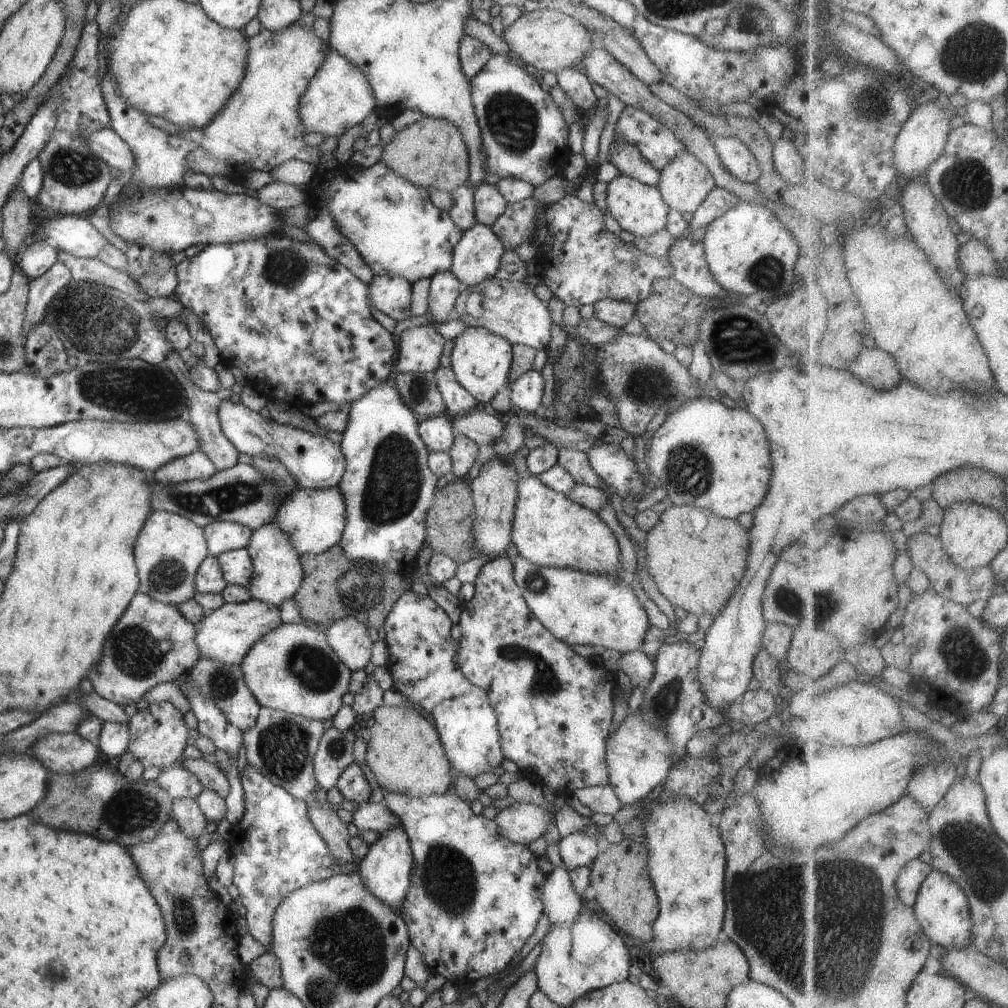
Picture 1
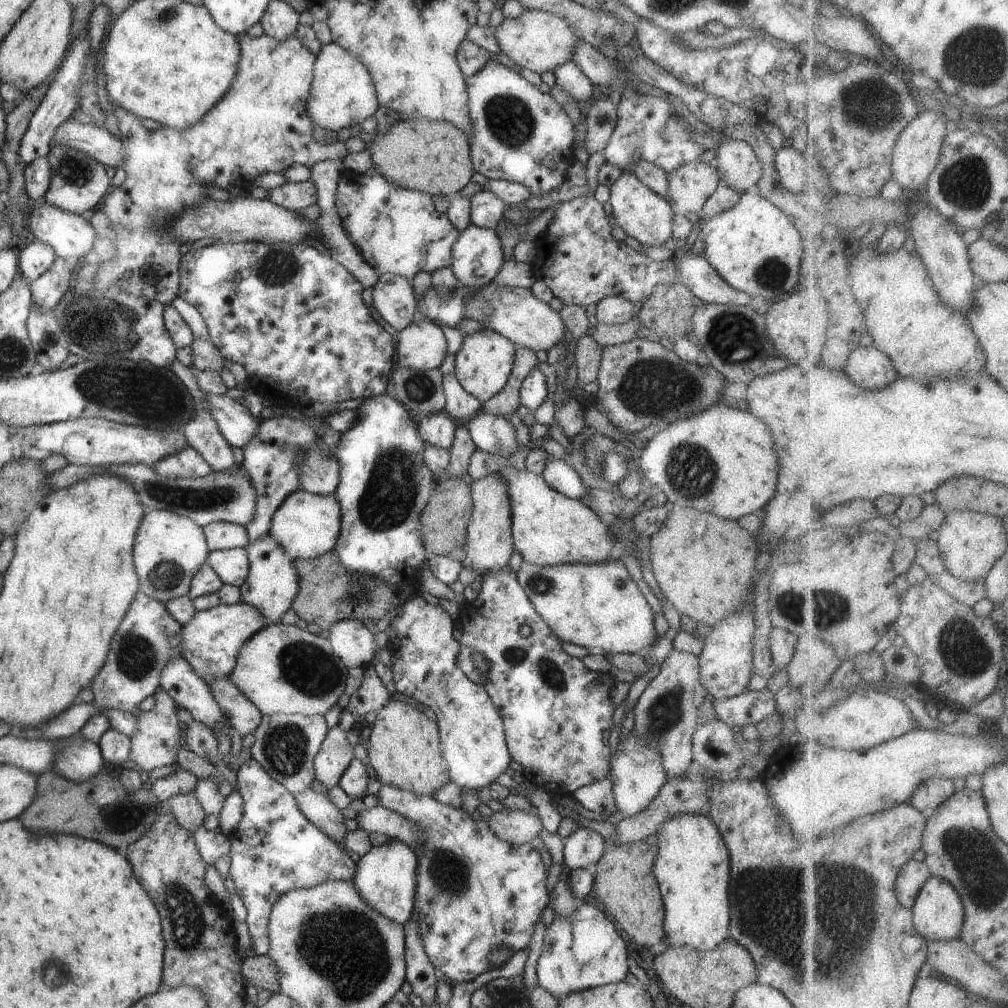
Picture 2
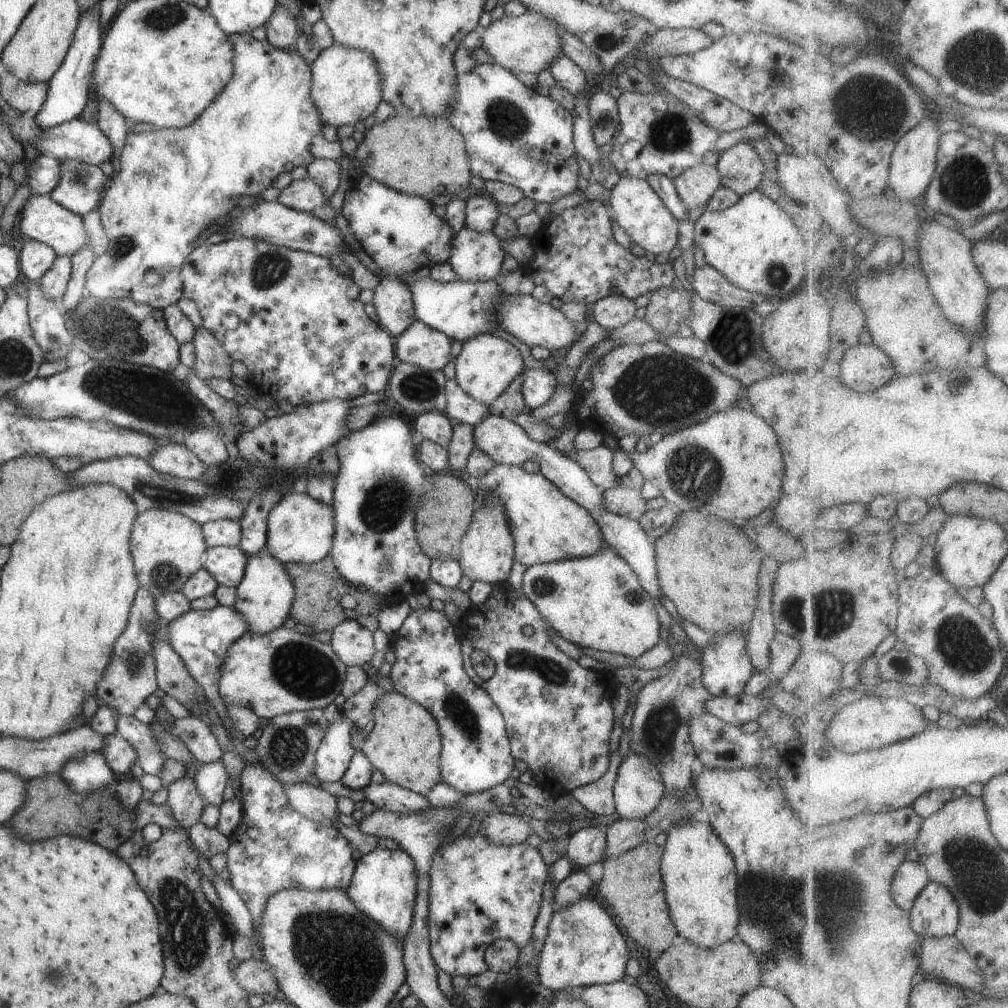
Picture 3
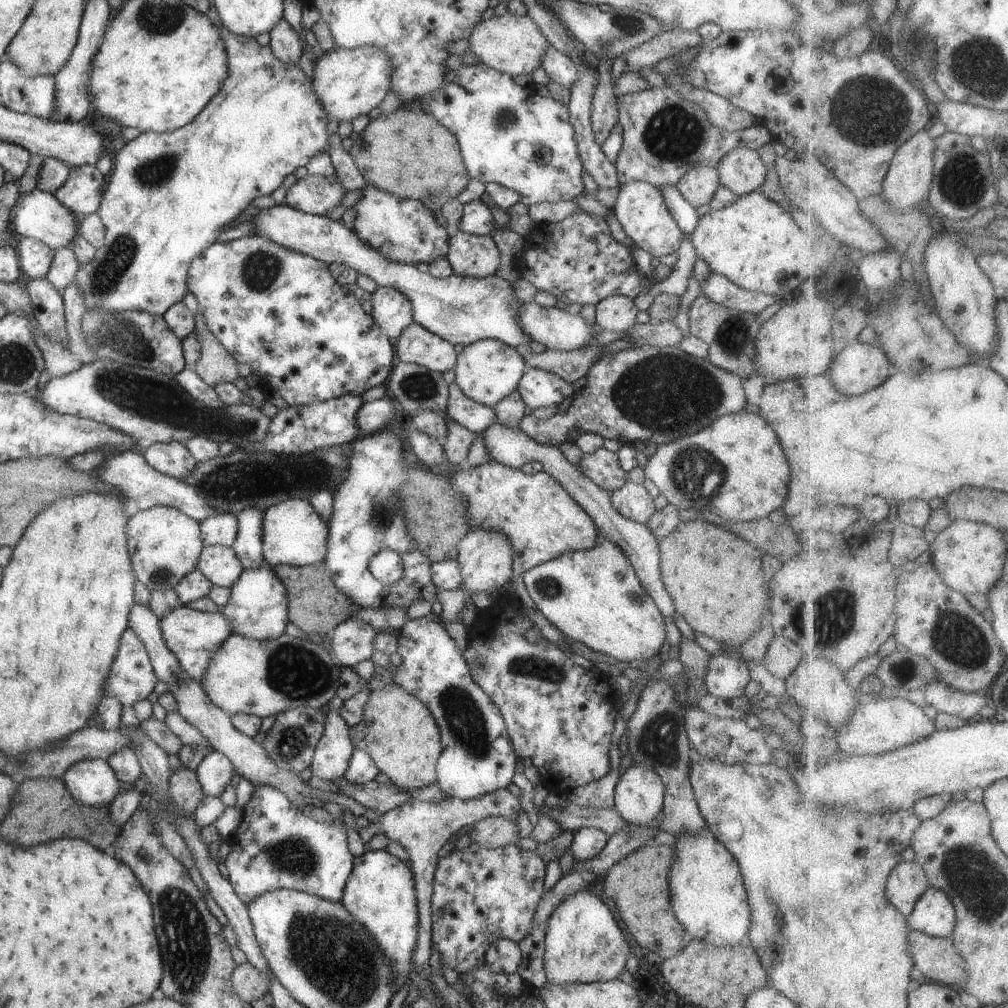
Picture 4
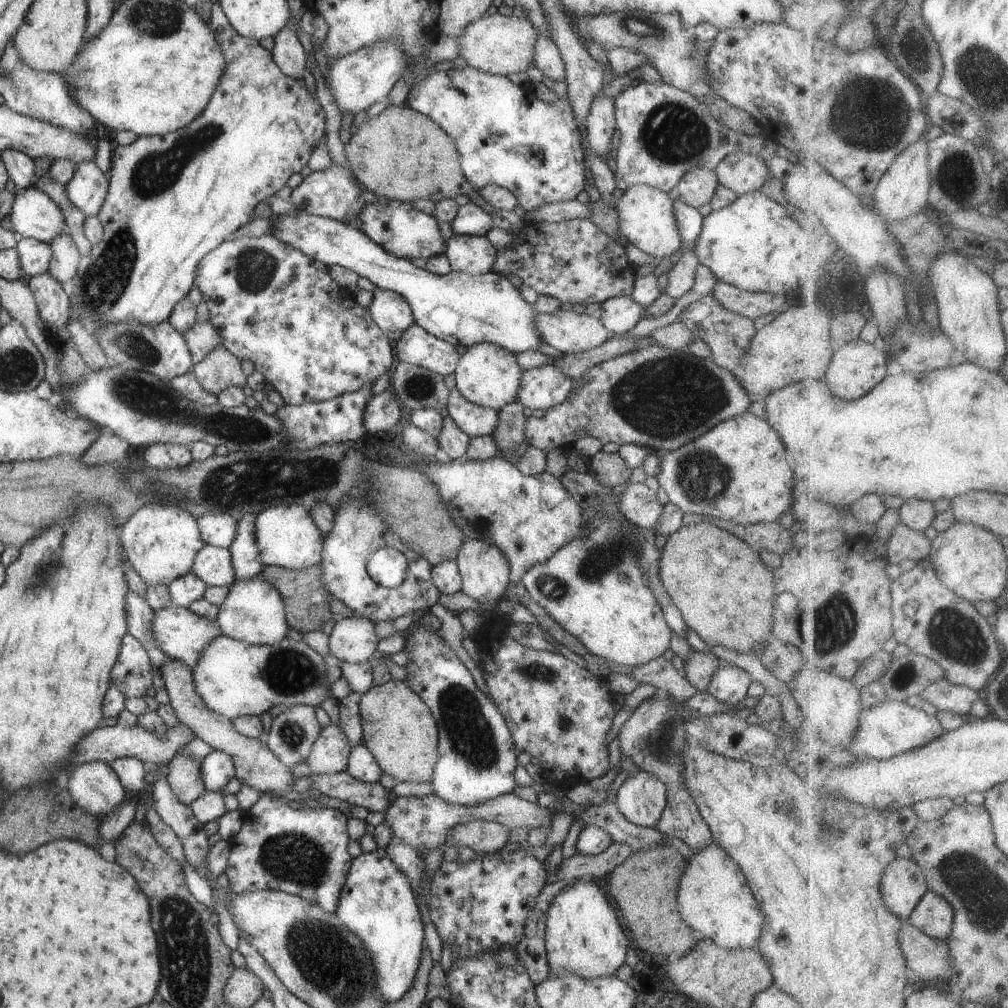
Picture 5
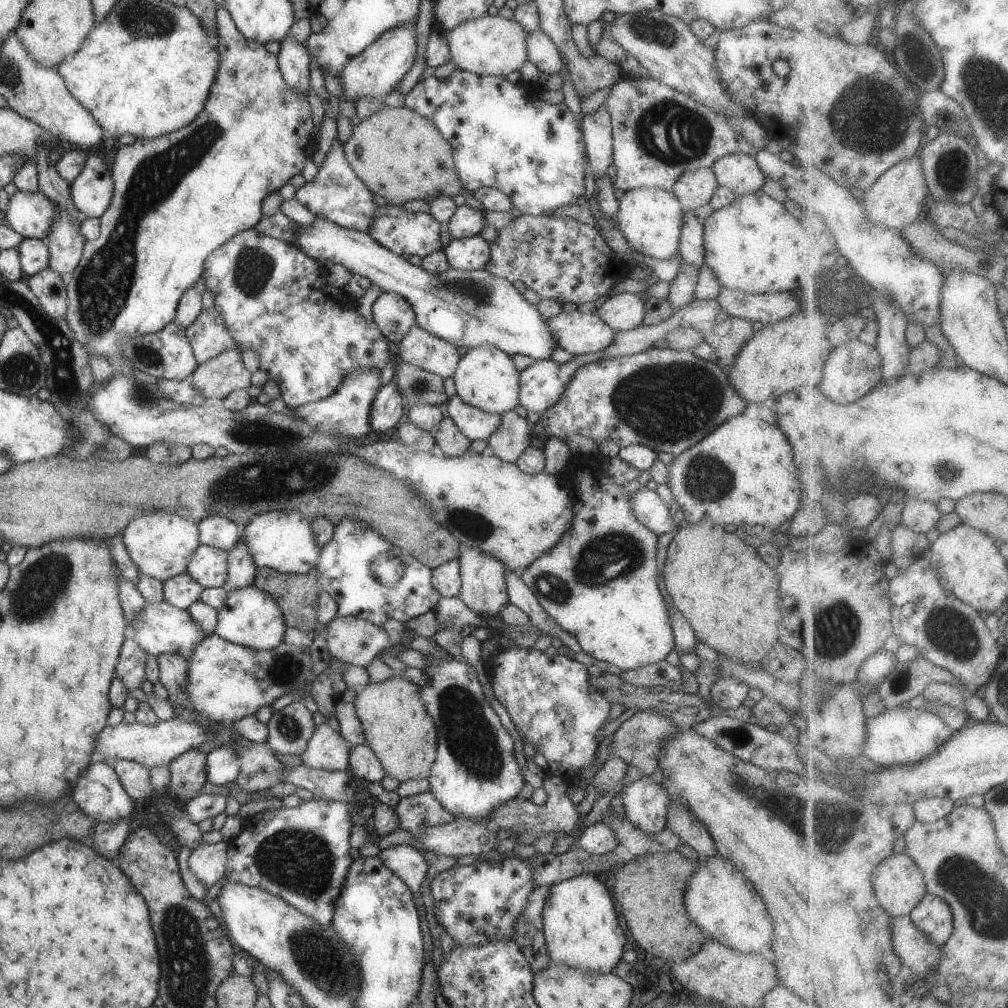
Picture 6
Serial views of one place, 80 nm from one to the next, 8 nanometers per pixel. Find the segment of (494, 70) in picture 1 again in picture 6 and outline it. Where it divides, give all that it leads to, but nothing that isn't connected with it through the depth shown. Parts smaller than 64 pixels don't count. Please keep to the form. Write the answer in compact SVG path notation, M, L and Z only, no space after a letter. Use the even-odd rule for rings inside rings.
M457 69L454 70L448 78L440 80L440 78L436 78L434 75L430 76L430 78L420 80L420 82L413 87L413 90L410 90L409 94L404 95L404 105L405 108L411 109L413 112L416 112L416 114L428 118L434 126L436 126L440 134L446 138L446 142L452 146L456 174L458 174L458 178L460 178L460 182L462 182L462 186L464 190L468 192L468 195L482 187L496 188L507 194L510 202L512 202L512 206L518 209L522 215L544 216L551 215L554 210L558 210L560 206L575 204L580 198L585 196L585 174L589 160L587 159L584 147L582 128L579 128L576 117L570 112L565 103L552 105L541 100L540 95L543 90L544 89L536 83L526 84L519 82L514 85L502 76L478 76L478 74Z

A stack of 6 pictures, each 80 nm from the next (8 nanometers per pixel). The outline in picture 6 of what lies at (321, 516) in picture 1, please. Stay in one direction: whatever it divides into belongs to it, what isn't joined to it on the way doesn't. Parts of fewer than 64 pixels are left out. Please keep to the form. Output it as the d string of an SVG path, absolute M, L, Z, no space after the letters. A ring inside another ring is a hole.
M266 512L254 516L245 526L240 527L239 539L246 544L246 552L250 552L250 558L254 558L256 568L276 570L282 574L306 574L318 565L321 552L310 526L311 524L306 522L306 519L302 518L302 514L298 512Z

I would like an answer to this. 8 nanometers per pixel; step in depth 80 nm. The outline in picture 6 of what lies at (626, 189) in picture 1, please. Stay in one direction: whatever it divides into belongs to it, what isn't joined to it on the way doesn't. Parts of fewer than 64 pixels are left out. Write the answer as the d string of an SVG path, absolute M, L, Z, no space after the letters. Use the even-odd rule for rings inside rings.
M658 188L631 189L619 201L616 223L636 253L652 259L674 259L679 255L684 214L681 203L671 191Z

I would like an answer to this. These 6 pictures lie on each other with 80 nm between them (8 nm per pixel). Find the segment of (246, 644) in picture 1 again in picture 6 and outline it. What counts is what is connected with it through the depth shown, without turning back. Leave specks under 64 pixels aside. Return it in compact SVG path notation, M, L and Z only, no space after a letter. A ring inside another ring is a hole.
M145 602L142 610L138 610L138 620L128 626L128 633L136 642L137 646L147 654L158 657L159 655L180 654L190 661L194 648L205 638L202 628L186 610L172 607L163 602Z

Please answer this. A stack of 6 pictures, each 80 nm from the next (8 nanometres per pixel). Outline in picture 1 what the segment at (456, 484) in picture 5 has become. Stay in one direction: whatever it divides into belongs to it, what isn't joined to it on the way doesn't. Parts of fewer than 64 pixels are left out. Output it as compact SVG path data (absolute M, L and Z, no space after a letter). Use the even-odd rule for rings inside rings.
M528 470L519 474L519 494L512 523L511 541L519 555L535 565L562 567L592 574L622 574L620 549L612 530L596 511L554 492Z

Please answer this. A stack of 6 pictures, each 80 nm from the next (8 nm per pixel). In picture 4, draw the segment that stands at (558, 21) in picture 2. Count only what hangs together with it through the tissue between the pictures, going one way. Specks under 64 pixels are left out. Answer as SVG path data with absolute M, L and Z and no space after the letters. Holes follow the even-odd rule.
M510 12L481 20L471 30L468 40L470 52L474 52L482 64L498 72L508 73L512 77L530 74L534 69L540 69L543 54L551 47L541 28L530 15L519 17Z

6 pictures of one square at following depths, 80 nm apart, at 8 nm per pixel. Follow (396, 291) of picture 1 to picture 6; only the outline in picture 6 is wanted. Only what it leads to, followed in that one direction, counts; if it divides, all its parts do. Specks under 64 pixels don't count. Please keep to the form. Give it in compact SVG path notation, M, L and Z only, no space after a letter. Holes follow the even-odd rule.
M387 291L372 306L372 318L390 345L397 344L416 325L416 316L406 298Z

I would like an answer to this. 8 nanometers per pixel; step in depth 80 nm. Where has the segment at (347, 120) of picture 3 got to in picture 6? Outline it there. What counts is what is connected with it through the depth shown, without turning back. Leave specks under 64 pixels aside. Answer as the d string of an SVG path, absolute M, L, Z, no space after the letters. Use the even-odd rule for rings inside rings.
M402 24L392 30L384 32L371 46L368 46L362 53L357 54L346 64L342 74L337 78L343 86L343 100L348 100L354 104L358 98L381 97L388 95L402 78L412 69L418 56L418 32L415 24Z

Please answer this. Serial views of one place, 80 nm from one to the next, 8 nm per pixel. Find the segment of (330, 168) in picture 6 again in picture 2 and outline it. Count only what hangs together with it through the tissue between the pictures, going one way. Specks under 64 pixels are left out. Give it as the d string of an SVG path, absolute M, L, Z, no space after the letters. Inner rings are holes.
M308 180L301 183L287 183L268 191L268 200L285 208L286 210L298 213L300 208L306 208L317 202L315 184Z

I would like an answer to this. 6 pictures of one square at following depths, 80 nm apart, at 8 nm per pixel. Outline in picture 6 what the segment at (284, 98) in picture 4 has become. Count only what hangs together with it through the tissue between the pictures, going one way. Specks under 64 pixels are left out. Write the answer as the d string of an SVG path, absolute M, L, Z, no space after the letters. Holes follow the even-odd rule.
M219 5L218 12L216 12L216 28L218 28L219 39L216 48L220 56L220 63L204 110L198 114L198 117L193 122L178 131L154 139L138 138L130 146L117 145L115 147L109 161L112 179L114 180L114 196L112 196L112 202L110 202L108 210L100 218L101 234L94 241L86 241L81 260L72 275L67 279L68 311L64 321L74 332L75 338L82 344L89 356L94 354L94 356L102 356L106 360L108 358L112 360L115 374L134 376L136 368L132 366L132 362L122 352L124 342L128 338L136 338L138 334L140 336L154 334L164 330L168 324L174 322L176 310L178 310L178 304L182 296L184 296L186 290L197 284L204 273L206 258L236 234L255 228L263 218L263 200L270 194L279 192L279 189L295 175L301 174L306 160L312 156L312 152L317 147L316 126L314 126L310 104L307 102L307 98L300 96L294 90L290 90L290 86L284 82L284 78L280 74L277 56L266 50L262 43L254 42L242 36L240 30L234 25L230 14Z

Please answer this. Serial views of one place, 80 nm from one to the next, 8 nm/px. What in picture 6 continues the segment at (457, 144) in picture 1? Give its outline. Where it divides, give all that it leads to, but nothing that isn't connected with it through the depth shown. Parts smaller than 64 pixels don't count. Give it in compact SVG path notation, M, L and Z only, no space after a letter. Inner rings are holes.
M385 106L375 114L363 119L353 128L352 136L344 143L346 160L354 173L370 192L385 198L392 205L403 205L412 200L424 200L428 203L438 196L456 197L463 194L464 188L454 166L454 152L446 138L440 134L436 126L424 116L416 114L409 108L393 108Z

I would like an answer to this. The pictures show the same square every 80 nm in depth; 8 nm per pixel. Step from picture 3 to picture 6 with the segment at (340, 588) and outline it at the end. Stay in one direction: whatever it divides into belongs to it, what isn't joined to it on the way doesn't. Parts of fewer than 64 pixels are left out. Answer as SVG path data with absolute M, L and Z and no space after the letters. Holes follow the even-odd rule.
M257 568L253 585L274 598L276 604L280 606L280 610L282 610L282 616L287 628L292 627L306 630L306 632L315 632L317 630L316 613L321 586L319 585L319 574L316 569L306 572L306 574L282 574L276 572L276 570Z

